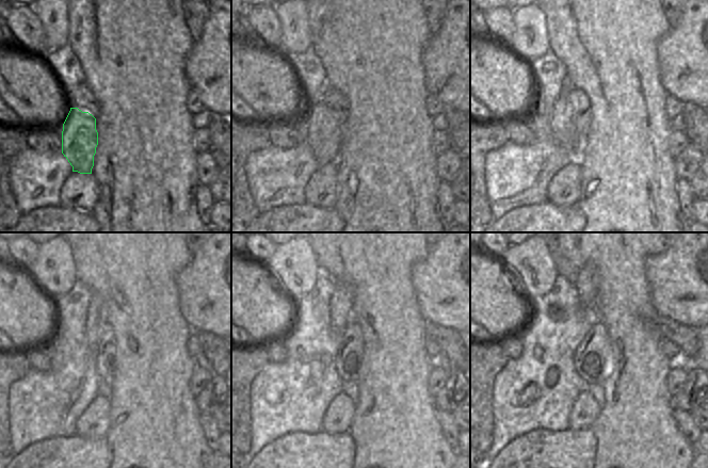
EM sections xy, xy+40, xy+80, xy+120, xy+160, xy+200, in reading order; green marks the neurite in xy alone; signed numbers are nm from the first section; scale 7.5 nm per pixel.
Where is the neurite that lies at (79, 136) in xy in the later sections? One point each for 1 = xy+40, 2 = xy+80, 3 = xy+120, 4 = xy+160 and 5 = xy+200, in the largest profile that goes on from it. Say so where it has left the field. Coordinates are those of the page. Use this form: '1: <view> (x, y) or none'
1: xy+40 (322, 133)
2: xy+80 (562, 126)
3: xy+120 (96, 321)
4: xy+160 (342, 297)
5: xy+200 (585, 285)

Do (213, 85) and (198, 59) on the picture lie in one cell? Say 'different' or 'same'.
same

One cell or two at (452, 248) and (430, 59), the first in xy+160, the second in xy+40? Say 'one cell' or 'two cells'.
one cell

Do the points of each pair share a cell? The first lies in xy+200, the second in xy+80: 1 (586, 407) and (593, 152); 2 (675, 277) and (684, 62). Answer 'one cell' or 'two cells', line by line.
1: two cells
2: one cell

